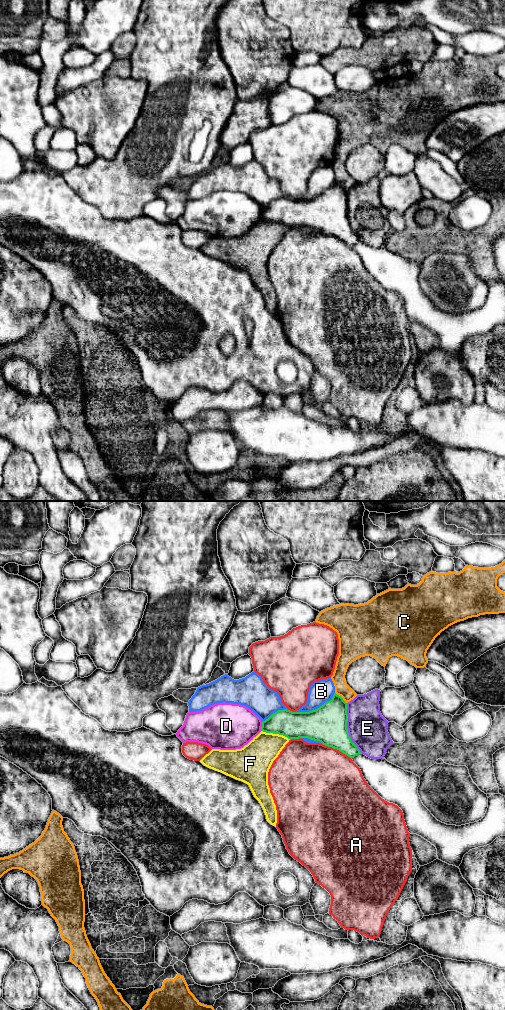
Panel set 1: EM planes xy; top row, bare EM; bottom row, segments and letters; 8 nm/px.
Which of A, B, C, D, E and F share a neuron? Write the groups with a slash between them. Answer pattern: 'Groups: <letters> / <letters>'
Groups: A / B / C / D / E / F

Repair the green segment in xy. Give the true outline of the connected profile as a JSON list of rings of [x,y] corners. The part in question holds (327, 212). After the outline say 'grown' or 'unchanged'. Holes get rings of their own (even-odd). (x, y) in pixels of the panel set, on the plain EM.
[[[334,181],[330,189],[309,200],[278,198],[262,210],[261,218],[290,228],[308,226],[319,229],[352,247],[362,241],[351,229],[347,209],[347,191]]]; unchanged

